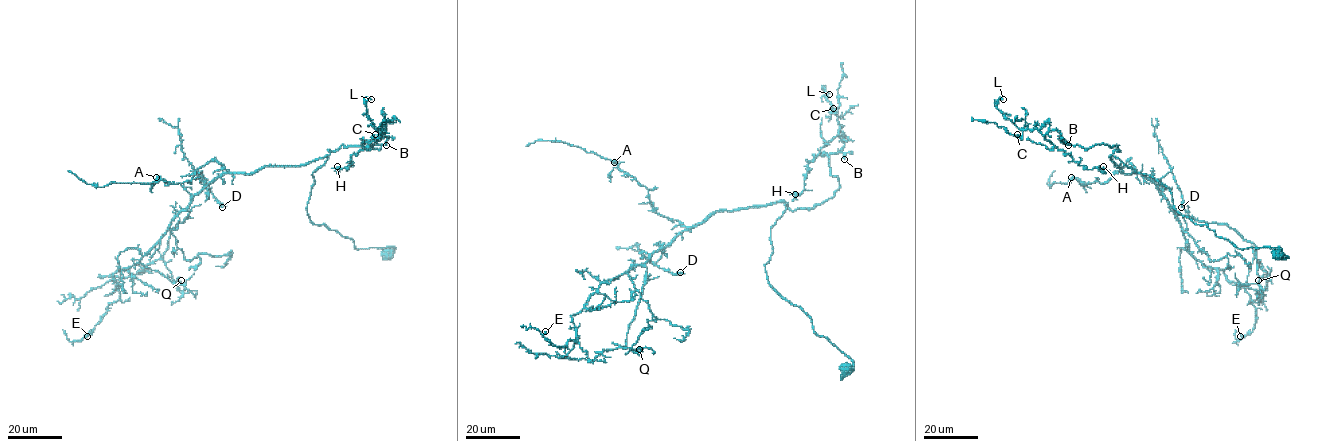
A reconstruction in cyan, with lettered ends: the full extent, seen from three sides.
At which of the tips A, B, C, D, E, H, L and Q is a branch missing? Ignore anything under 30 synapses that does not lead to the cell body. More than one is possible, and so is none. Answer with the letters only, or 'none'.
A, B

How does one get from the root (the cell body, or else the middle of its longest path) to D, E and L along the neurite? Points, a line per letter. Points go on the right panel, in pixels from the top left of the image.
D: (1278, 254), (1237, 248), (1196, 225), (1167, 187), (1110, 157), (1157, 184), (1171, 172), (1181, 207)
E: (1278, 254), (1196, 225), (1167, 187), (1110, 157), (1147, 177), (1189, 252), (1249, 295), (1255, 323), (1240, 336)
L: (1278, 254), (1237, 248), (1181, 215), (1167, 187), (1112, 155), (1118, 145), (1019, 129), (1003, 99)

